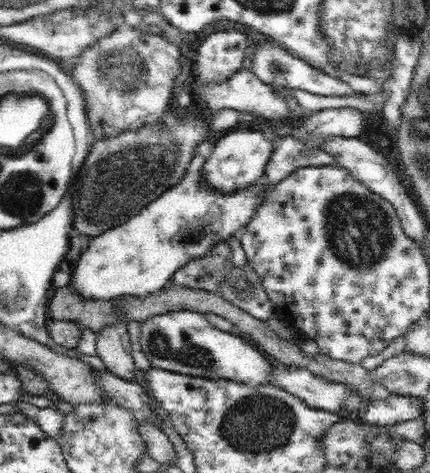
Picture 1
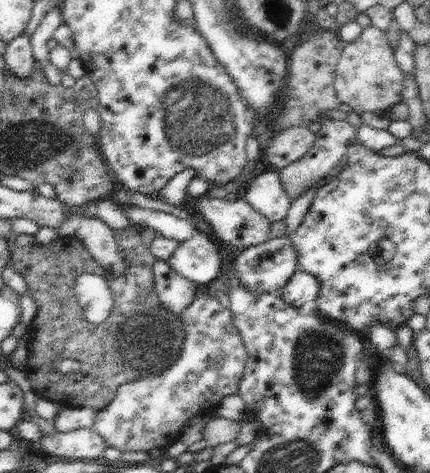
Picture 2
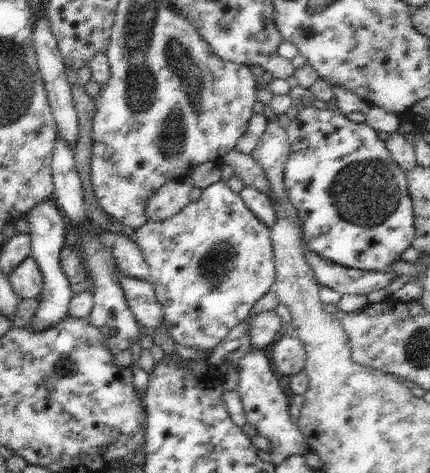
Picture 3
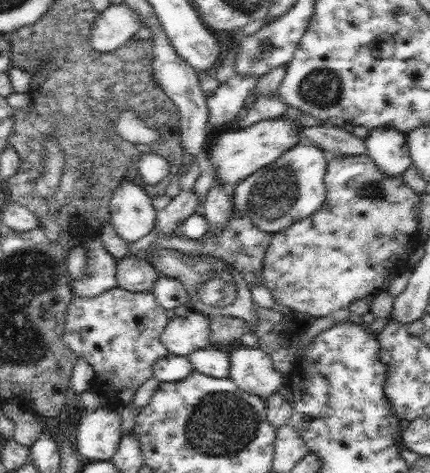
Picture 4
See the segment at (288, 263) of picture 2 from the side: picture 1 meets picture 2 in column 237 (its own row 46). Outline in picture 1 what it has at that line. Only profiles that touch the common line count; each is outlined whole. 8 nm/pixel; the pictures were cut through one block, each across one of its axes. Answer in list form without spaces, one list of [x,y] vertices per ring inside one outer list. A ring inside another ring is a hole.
[[[270,42],[256,44],[252,74],[260,82],[264,82],[272,88],[298,88],[298,90],[306,90],[306,92],[312,92],[312,94],[320,94],[320,96],[354,96],[356,94],[356,92],[352,92],[352,88],[346,82],[340,82],[336,76],[316,70],[314,66],[310,66],[308,62],[302,62],[292,52],[282,50],[280,46],[274,46]]]

